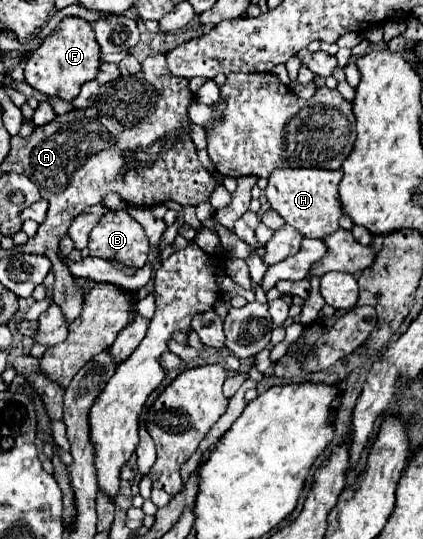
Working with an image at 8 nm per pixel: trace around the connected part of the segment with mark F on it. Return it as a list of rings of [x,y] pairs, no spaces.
[[[67,17],[59,27],[43,39],[43,45],[25,61],[25,83],[47,97],[73,101],[81,85],[93,81],[99,73],[99,45],[91,25],[79,17]]]

